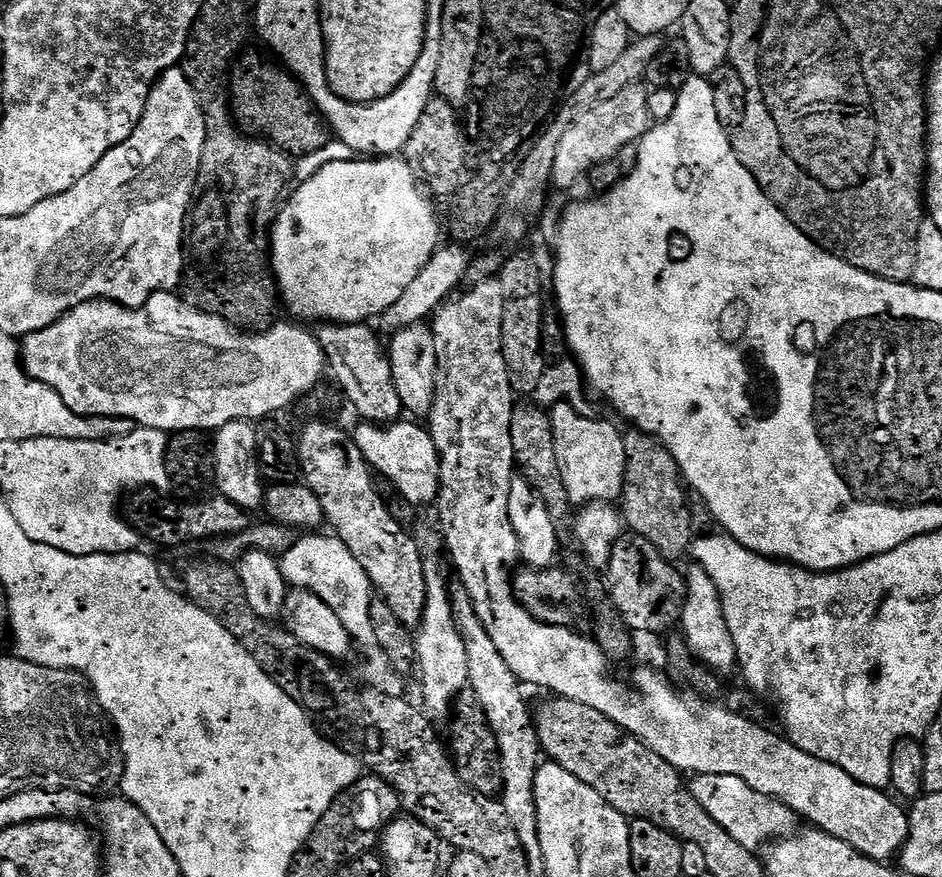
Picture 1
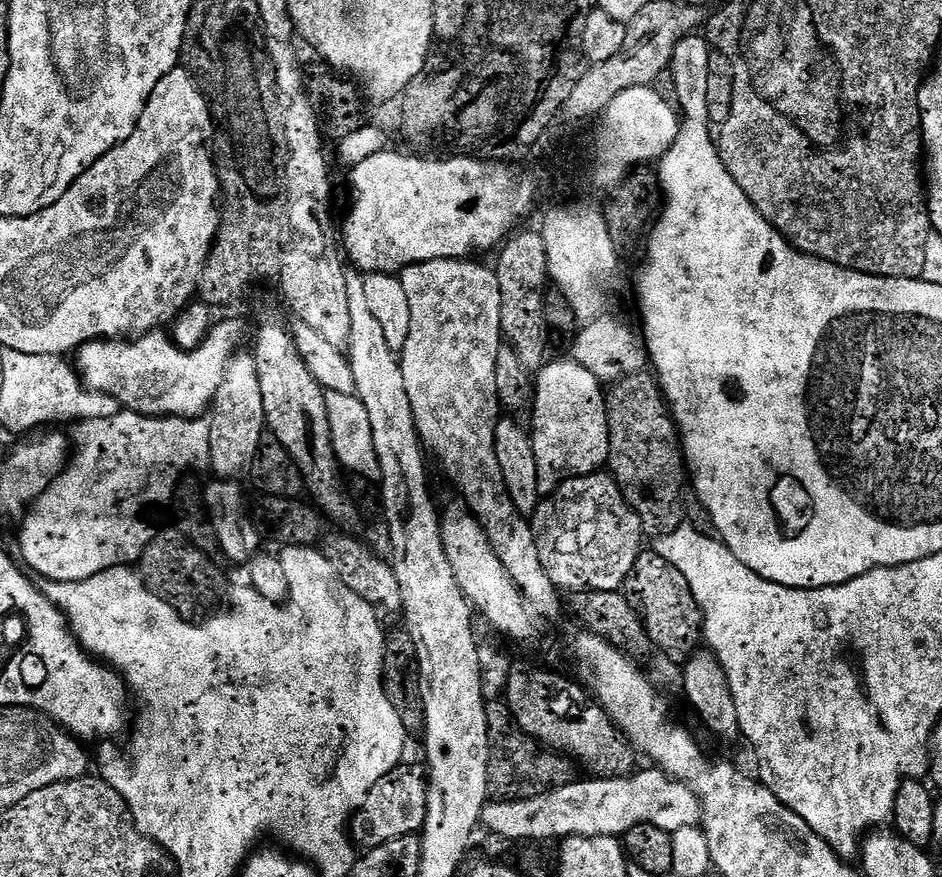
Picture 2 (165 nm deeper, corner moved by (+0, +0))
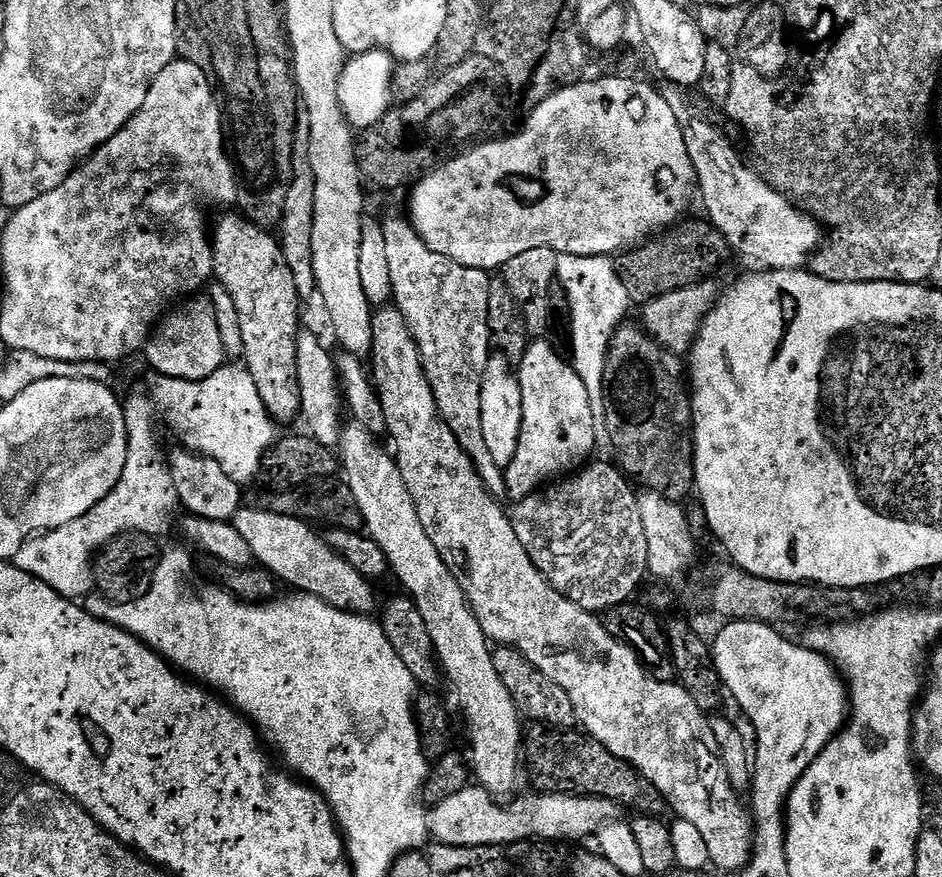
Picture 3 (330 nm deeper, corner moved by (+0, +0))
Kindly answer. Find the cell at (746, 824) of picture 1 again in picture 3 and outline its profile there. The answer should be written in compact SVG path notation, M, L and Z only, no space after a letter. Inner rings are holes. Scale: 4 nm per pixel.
M469 786L431 809L431 839L455 848L509 846L527 836L541 836L544 840L584 840L587 836L595 837L604 824L615 821L618 816L618 805L614 800L575 794L531 795L525 800L513 799L509 808L503 808L500 805L503 803L485 788Z

